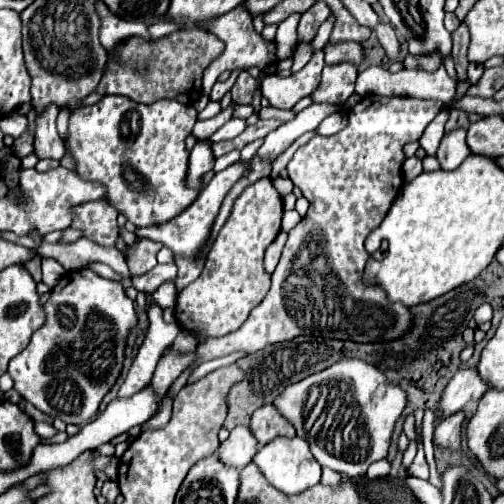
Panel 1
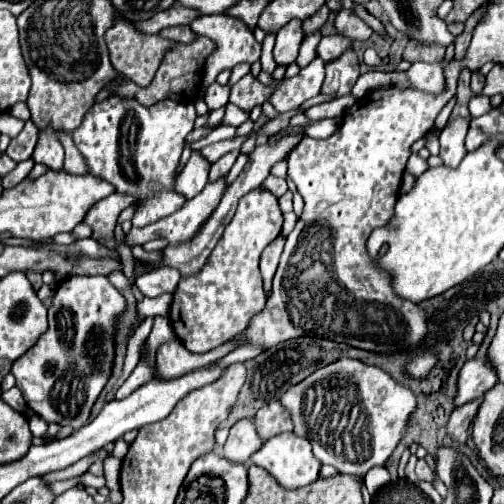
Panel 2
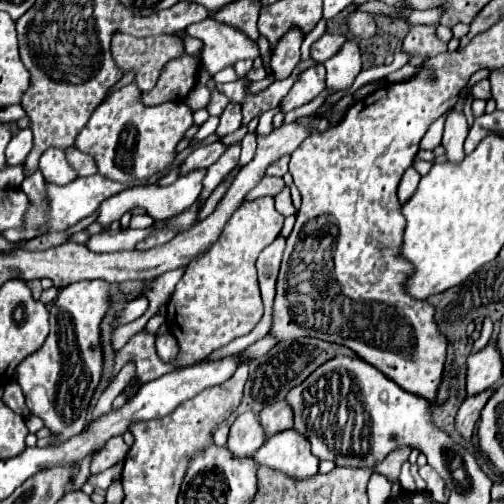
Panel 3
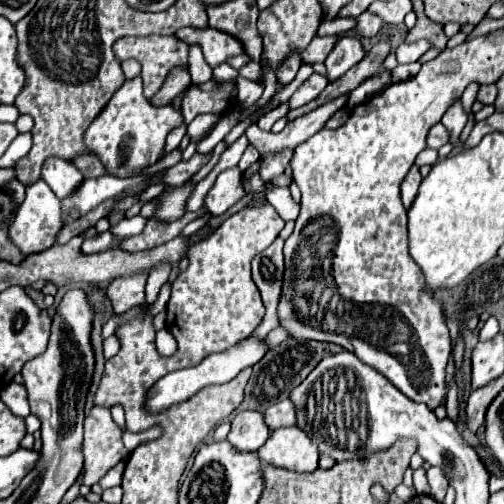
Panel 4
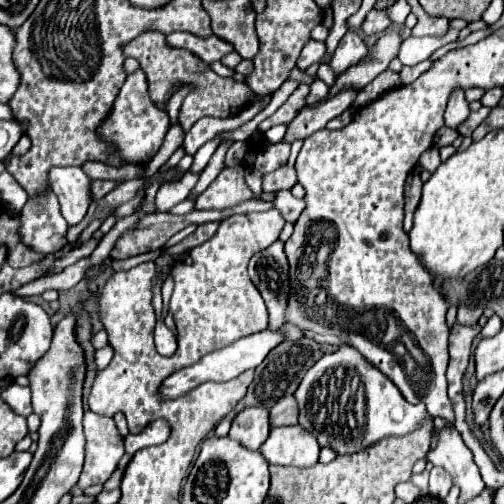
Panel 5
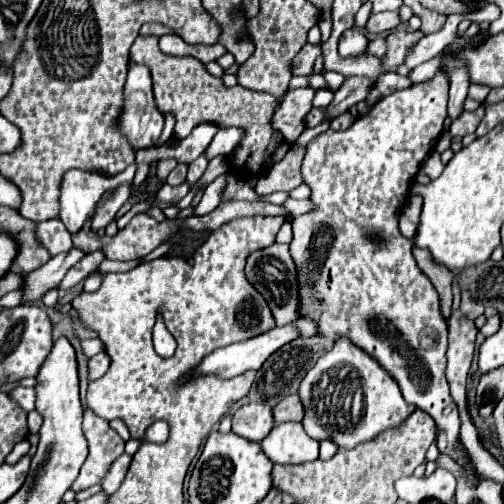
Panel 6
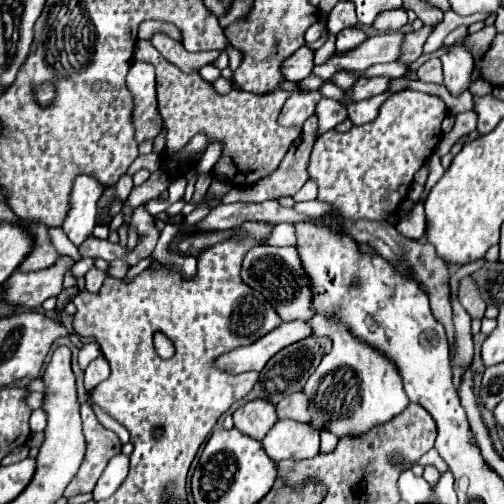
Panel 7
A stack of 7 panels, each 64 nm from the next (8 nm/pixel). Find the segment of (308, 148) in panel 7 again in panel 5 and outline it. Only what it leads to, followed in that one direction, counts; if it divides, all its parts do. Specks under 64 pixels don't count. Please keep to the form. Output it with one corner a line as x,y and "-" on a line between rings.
288,164
280,166
278,170
266,174
262,178
262,190
264,192
276,192
276,190
292,190
292,186
298,182
296,170

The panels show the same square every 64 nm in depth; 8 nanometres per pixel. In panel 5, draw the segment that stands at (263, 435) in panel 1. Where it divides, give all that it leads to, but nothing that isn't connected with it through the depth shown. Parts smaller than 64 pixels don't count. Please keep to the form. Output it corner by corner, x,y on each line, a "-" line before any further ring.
280,398
270,408
270,422
272,426
286,426
286,424
298,424
298,404
296,398

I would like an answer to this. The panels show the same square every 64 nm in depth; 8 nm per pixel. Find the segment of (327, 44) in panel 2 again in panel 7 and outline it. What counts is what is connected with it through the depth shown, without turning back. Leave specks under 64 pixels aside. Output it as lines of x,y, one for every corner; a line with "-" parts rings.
302,46
288,60
284,60
284,68
282,68
284,80
300,82
312,74
312,68
314,68
314,52
310,48

